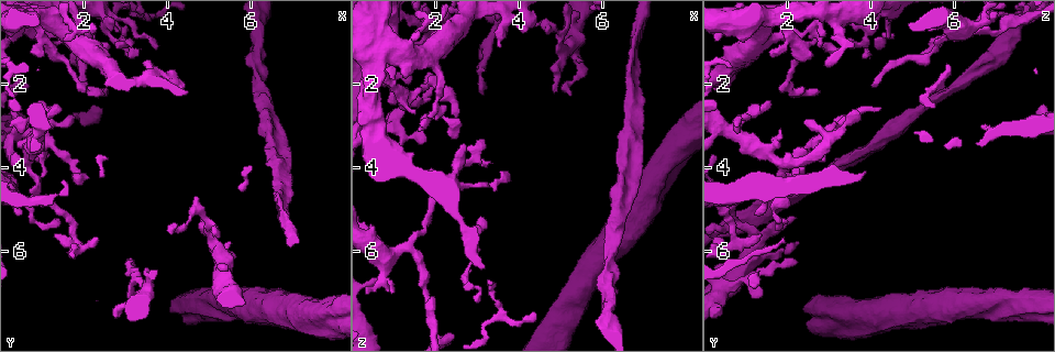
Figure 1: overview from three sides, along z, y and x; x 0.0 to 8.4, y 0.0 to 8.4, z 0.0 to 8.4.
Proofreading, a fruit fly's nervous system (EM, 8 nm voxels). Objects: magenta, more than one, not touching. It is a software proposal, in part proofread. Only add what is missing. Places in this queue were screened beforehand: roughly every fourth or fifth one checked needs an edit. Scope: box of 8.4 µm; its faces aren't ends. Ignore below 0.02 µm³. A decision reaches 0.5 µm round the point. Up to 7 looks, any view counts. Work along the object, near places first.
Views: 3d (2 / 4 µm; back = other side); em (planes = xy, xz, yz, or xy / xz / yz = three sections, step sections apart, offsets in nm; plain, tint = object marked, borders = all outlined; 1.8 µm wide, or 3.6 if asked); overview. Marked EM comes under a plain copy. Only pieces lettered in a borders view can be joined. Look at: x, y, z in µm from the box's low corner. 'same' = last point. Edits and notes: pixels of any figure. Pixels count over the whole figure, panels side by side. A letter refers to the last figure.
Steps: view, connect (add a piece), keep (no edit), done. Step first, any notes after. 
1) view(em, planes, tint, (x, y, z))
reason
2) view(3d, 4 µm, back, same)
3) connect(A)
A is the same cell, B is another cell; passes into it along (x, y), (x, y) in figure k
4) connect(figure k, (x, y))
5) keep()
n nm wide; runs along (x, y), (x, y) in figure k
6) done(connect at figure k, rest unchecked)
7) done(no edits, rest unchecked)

view(3d, 4 µm, (5.25, 5.75, 2.25))
thin end

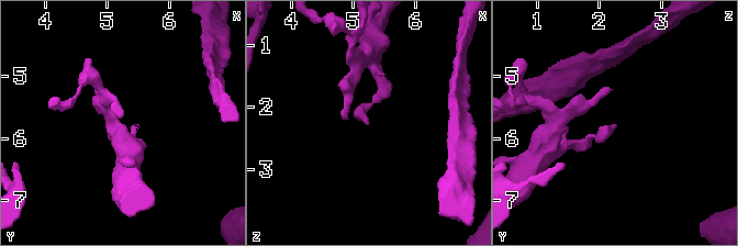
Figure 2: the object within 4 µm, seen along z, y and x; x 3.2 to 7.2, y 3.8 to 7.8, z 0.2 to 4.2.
view(em, xz, step 8, tint, (5.20, 5.80, 2.30))

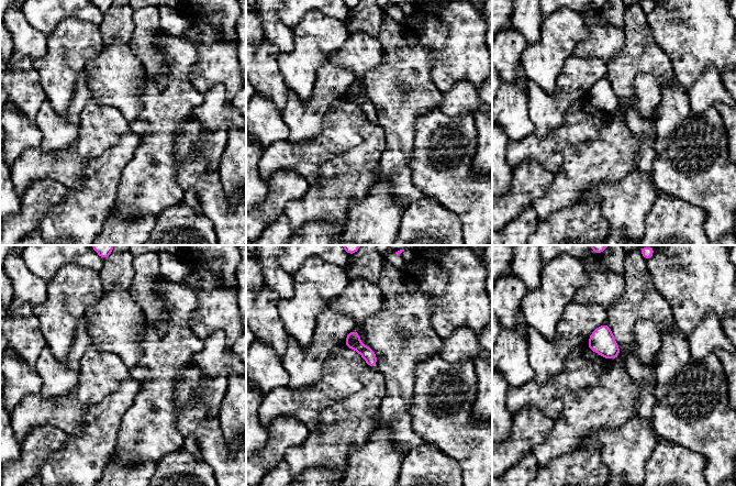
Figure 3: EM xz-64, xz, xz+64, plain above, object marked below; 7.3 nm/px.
view(em, xz, step 8, borders, same)

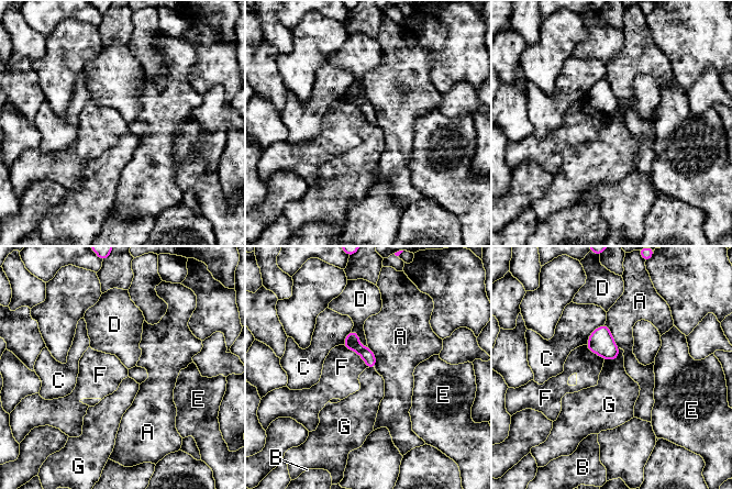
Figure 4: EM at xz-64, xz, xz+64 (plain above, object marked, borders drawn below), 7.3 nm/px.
keep()
90 nm wide; F touches over 260 nm; A, B, C, D, E, F and G are other cells; none of them fits

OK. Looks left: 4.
view(em, yz, step 8, tint, (1.95, 2.15, 4.05))
tapers out

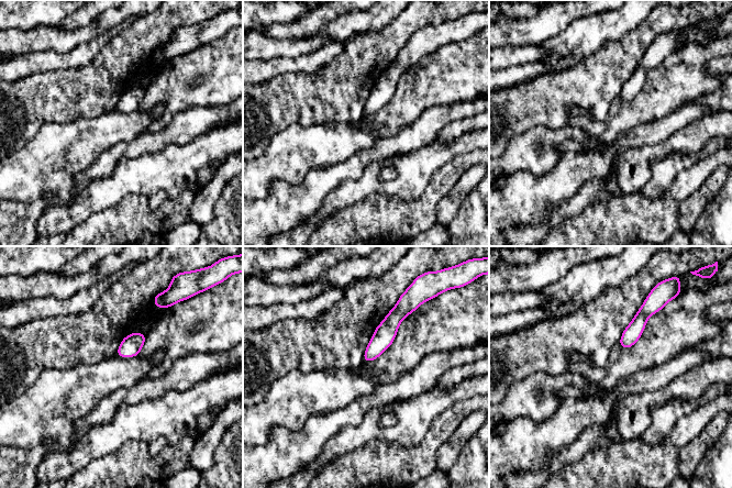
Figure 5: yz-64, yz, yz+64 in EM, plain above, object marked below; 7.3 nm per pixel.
view(em, planes, tint, same)
another direction

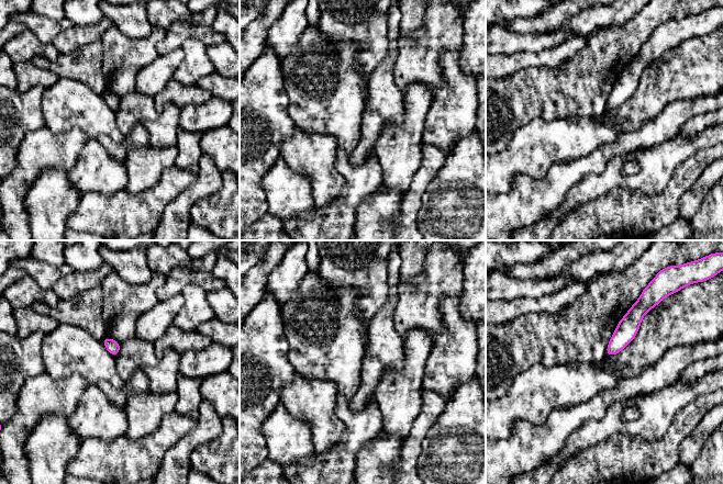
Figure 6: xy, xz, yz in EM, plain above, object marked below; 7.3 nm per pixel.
view(em, planes, borders, same)

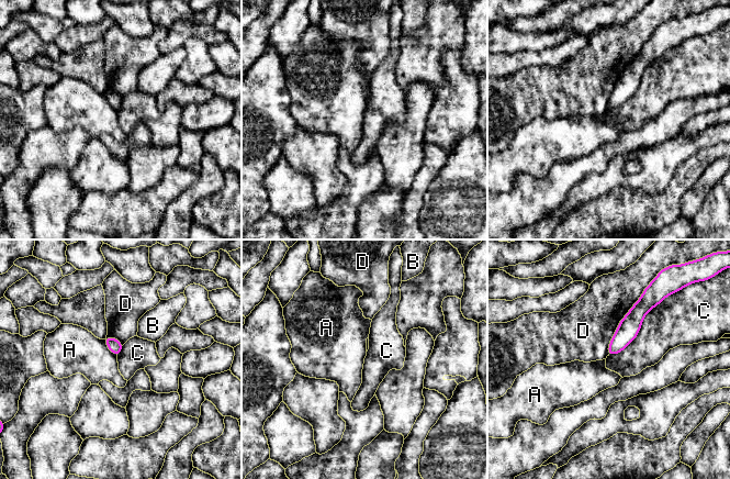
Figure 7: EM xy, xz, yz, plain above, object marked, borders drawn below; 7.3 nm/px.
keep()
100 nm wide; A, B, C and D are other cells; border along (659, 303), (638, 334), (608, 356) in figure 7; none of them fits

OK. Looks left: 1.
view(em, planes, borders, (0.55, 3.05, 6.65))
branch stops here

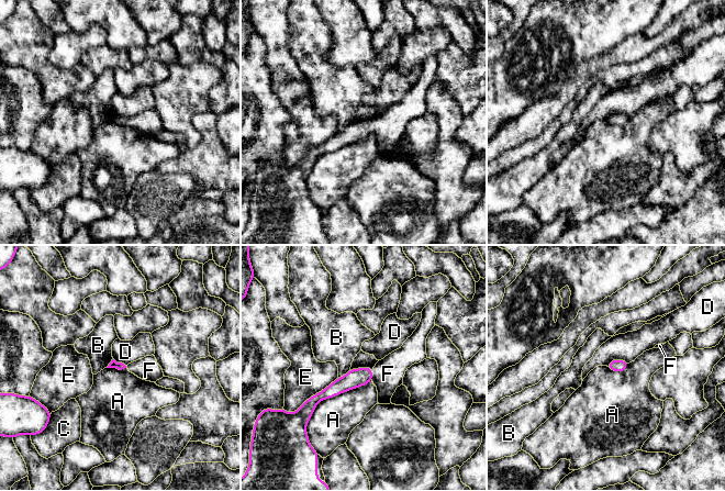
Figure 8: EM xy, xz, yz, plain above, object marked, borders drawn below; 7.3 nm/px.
connect(F)
F is the same cell, A, B, C, D and E are other cells; passes into it along (355, 378), (371, 375), (388, 374) in figure 8; it goes on there

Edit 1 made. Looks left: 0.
done(connect at figure 8, rest unchecked)

